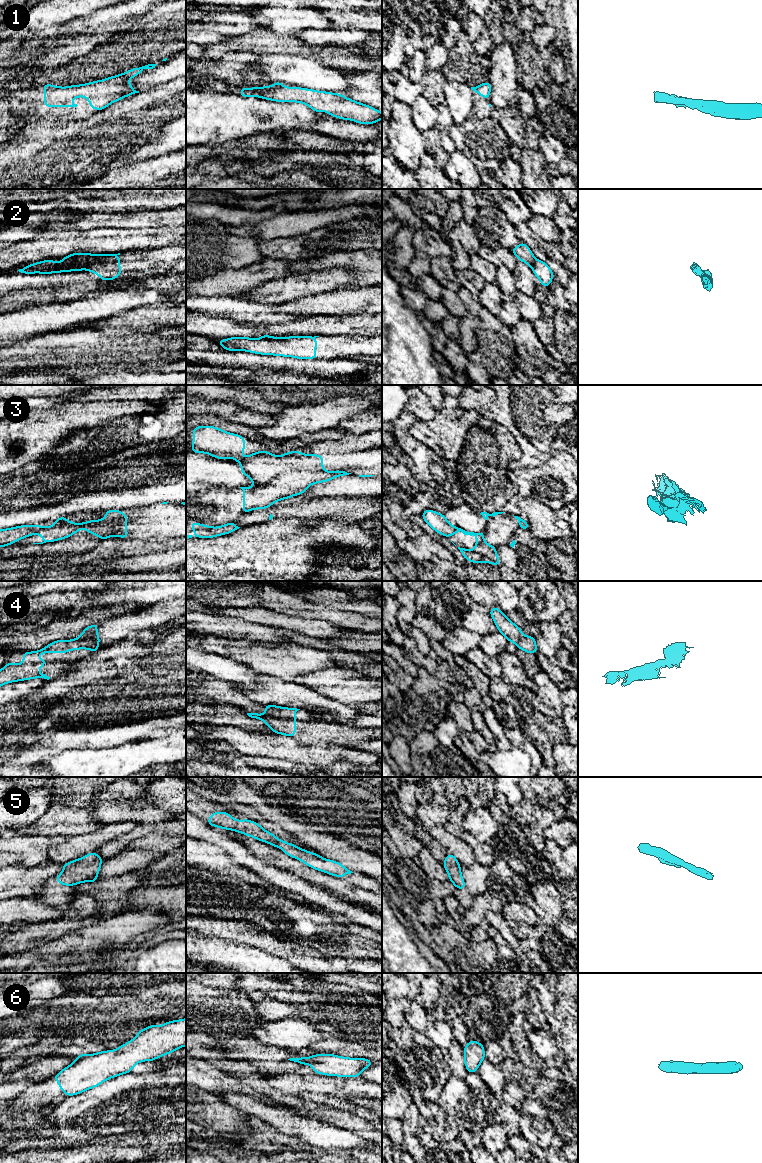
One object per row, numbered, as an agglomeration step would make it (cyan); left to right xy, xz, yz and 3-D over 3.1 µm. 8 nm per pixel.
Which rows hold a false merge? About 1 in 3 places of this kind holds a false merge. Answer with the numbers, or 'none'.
2, 3, 4

